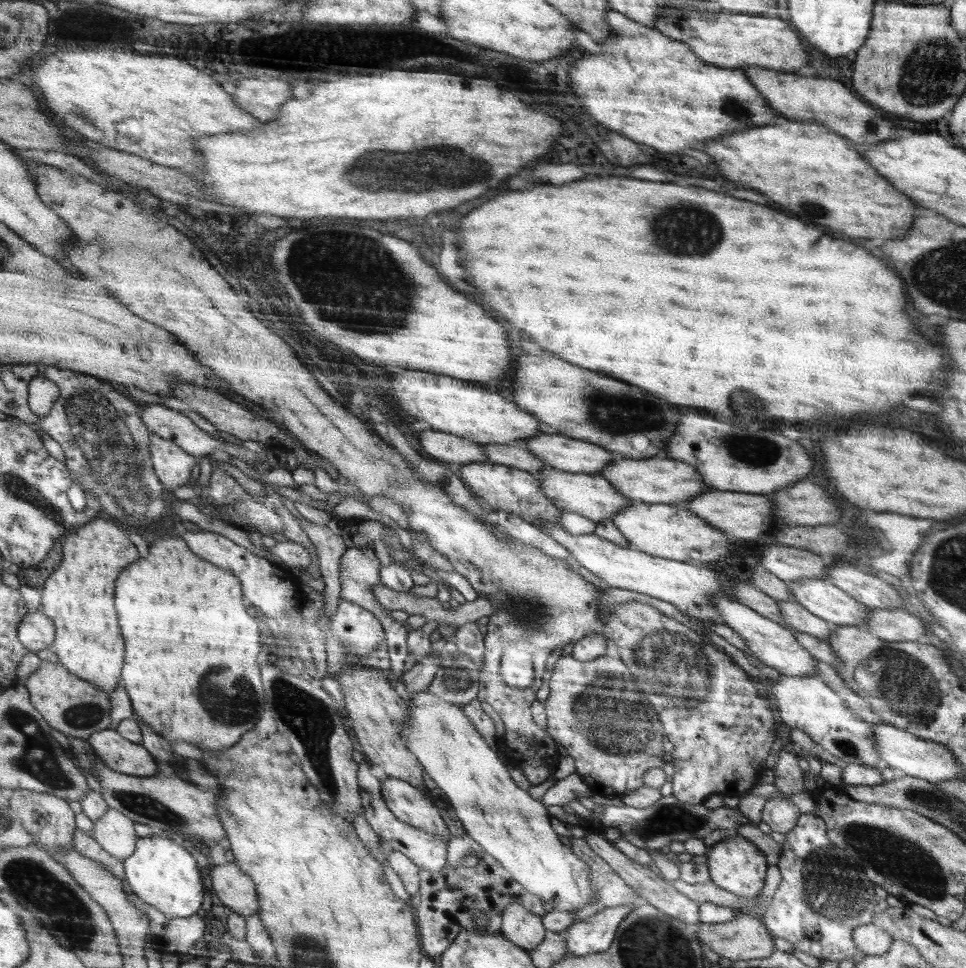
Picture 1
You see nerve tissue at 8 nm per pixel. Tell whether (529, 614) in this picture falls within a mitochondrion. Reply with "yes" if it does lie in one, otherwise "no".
yes

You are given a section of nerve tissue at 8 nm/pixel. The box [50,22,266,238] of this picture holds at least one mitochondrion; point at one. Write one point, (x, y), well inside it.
(86, 121)

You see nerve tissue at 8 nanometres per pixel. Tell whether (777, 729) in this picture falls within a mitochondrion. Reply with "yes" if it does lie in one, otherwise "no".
no

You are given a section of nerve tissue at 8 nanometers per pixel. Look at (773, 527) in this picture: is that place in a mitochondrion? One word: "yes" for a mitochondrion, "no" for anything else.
no

